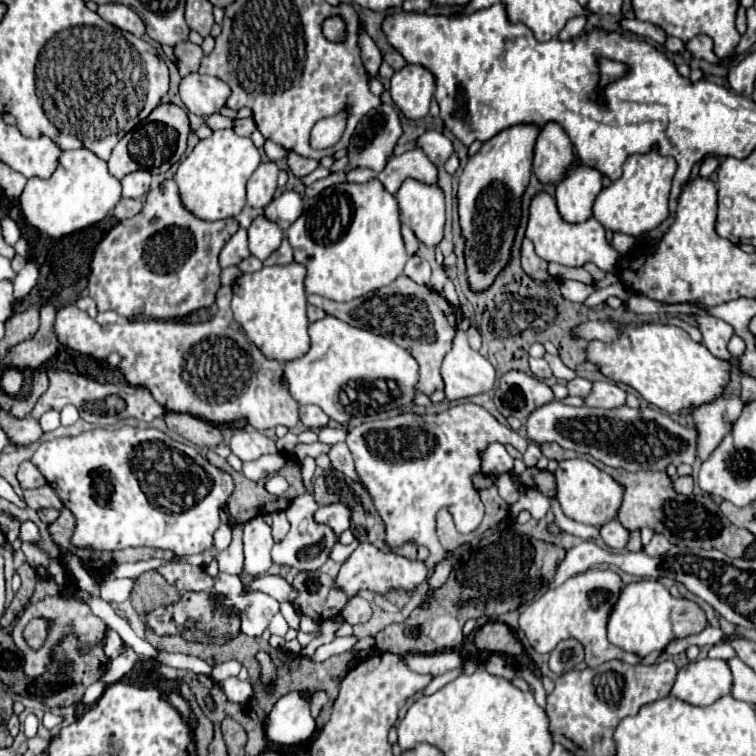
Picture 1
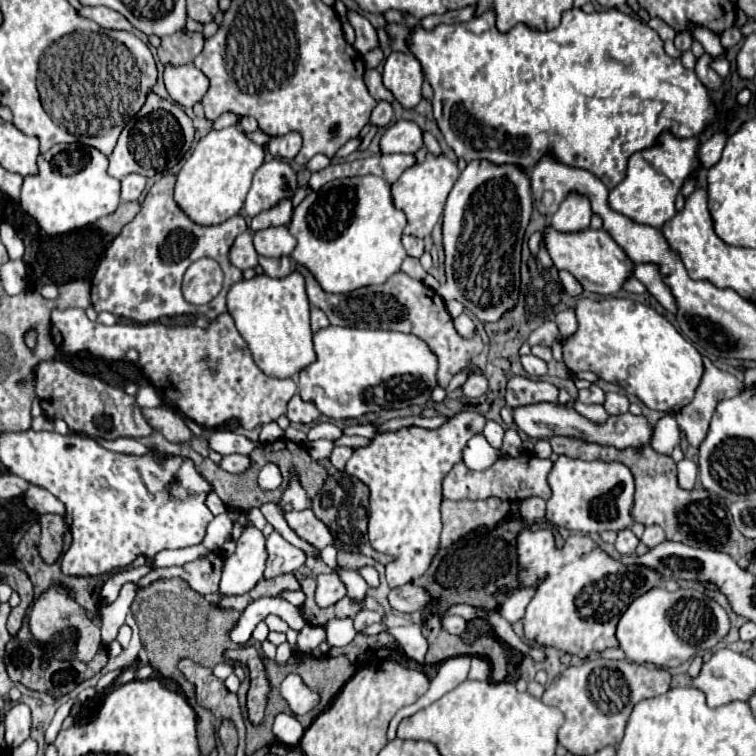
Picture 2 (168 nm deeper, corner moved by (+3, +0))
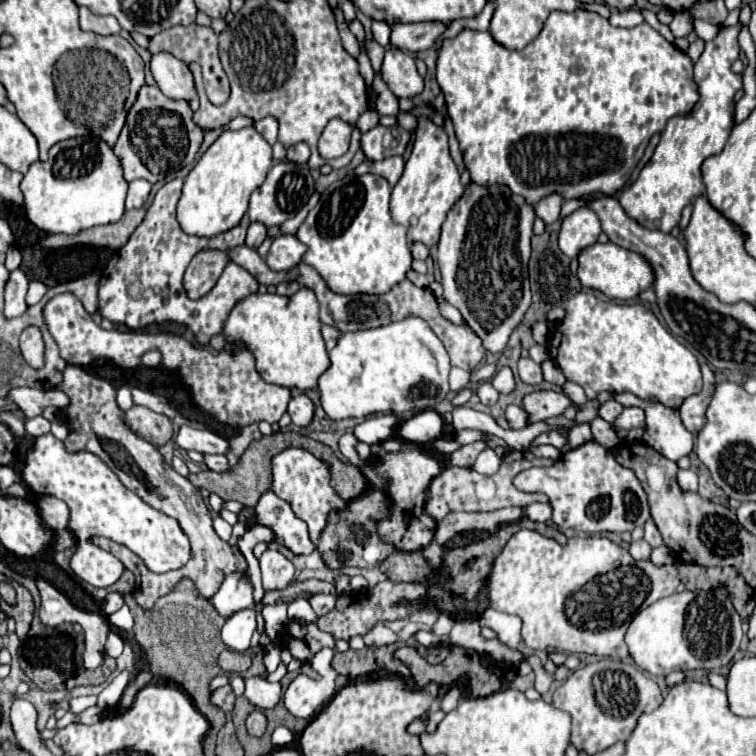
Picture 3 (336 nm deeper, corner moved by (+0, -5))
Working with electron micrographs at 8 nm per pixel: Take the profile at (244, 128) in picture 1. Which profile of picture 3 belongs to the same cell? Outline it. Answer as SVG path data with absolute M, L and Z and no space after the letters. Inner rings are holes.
M265 117L265 119L259 119L253 123L257 133L267 141L267 143L275 143L277 141L277 121L273 117Z

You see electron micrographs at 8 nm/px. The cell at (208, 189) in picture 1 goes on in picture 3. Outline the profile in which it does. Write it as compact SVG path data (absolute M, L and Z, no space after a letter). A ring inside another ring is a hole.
M253 127L223 131L201 155L201 159L185 179L183 193L177 203L177 219L181 229L189 235L215 237L239 225L241 217L247 211L249 195L265 181L271 165L271 145Z

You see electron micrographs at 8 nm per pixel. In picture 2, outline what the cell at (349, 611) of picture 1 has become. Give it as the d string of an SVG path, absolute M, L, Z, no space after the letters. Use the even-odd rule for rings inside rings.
M360 610L358 614L356 614L356 618L354 618L354 628L356 628L356 632L362 632L366 626L370 626L370 624L374 624L374 622L382 622L382 616L380 614L376 614L376 612L372 612L372 610Z

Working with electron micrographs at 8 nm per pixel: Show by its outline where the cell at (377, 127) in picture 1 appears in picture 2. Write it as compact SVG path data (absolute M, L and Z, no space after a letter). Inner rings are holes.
M378 102L374 112L372 112L372 124L376 126L386 126L394 116L394 110L390 106L390 102Z

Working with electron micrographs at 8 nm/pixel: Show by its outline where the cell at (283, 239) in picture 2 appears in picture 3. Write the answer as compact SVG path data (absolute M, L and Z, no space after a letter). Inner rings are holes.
M279 235L273 241L265 261L273 271L287 271L301 261L305 251L307 247L295 235Z

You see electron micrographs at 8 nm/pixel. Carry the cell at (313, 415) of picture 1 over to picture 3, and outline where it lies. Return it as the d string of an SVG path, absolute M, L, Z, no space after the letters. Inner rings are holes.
M301 393L301 395L297 395L297 397L291 399L287 413L291 415L291 421L293 421L295 425L305 427L305 425L309 425L311 419L313 419L315 405L313 405L313 401L311 401L305 393Z

